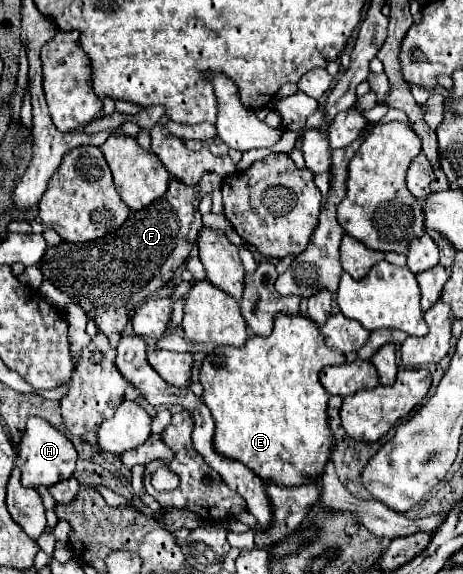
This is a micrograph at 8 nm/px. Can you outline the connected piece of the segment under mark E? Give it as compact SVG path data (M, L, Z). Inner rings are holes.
M300 313L276 315L274 331L268 337L254 335L242 347L216 347L214 353L206 355L200 369L200 383L204 387L202 399L210 407L216 421L216 451L230 459L242 461L258 477L270 479L276 485L298 487L320 479L324 465L330 459L334 437L326 415L326 403L330 395L320 385L318 373L322 367L342 363L344 355L336 349L326 347L320 327Z

